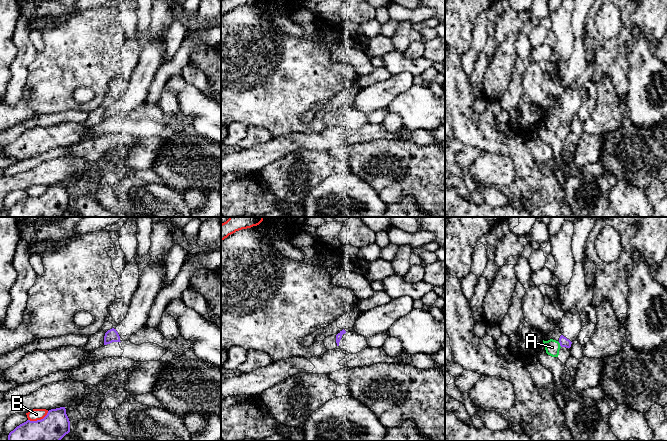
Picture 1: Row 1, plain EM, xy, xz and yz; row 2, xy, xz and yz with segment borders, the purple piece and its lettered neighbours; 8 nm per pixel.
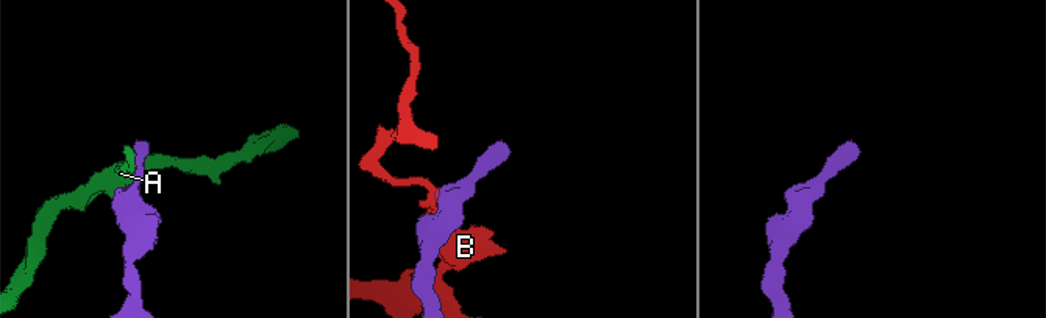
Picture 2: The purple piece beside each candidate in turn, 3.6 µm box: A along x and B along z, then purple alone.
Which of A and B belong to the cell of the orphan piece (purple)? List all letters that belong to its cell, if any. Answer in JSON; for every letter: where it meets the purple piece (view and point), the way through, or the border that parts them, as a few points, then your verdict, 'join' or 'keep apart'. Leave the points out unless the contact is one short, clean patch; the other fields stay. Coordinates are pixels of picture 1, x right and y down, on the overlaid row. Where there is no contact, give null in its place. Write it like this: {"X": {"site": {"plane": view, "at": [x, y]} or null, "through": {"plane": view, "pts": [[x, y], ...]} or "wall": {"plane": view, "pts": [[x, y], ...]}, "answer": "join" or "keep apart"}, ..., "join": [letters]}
{"A": {"site": {"plane": "yz", "at": [560, 344]}, "answer": "keep apart"}, "B": {"site": {"plane": "xy", "at": [38, 420]}, "answer": "keep apart"}, "join": []}

